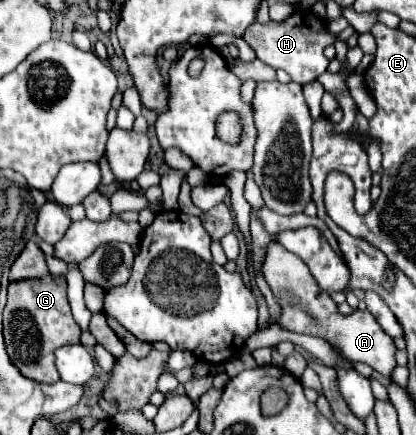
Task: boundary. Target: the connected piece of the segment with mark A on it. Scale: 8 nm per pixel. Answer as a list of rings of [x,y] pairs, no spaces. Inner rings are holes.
[[[275,241],[269,243],[267,259],[263,265],[263,277],[275,295],[279,295],[279,291],[291,291],[291,295],[295,295],[295,299],[299,301],[299,303],[283,307],[281,325],[285,329],[321,337],[321,339],[329,341],[351,363],[365,363],[373,371],[383,375],[389,383],[395,383],[391,375],[393,375],[393,369],[397,367],[397,361],[395,361],[397,347],[395,347],[393,339],[379,327],[379,323],[375,321],[375,317],[369,311],[355,311],[351,315],[341,315],[337,311],[337,305],[333,303],[333,299],[329,297],[329,293],[319,289],[319,285],[315,283],[315,279],[311,277],[311,273],[307,269],[307,265],[297,255],[285,251]]]

